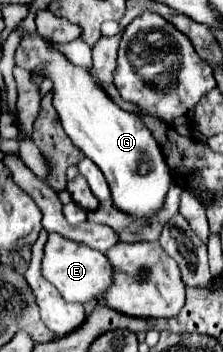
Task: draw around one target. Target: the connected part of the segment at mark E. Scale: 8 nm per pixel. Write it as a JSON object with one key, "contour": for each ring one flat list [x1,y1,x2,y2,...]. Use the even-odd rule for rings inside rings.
{"contour":[[55,232,49,234,49,240,45,244,45,256,41,268,43,276,61,292,61,296,67,302,77,302,77,304,87,304,97,300,107,292,113,280,113,266,109,264,109,258,103,252,93,250,83,242,69,240]]}

